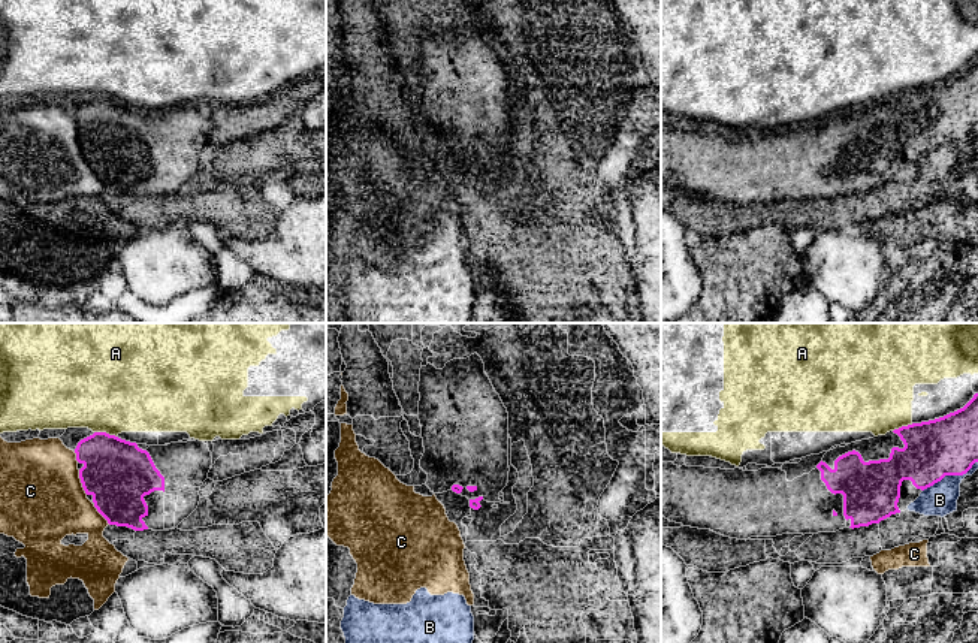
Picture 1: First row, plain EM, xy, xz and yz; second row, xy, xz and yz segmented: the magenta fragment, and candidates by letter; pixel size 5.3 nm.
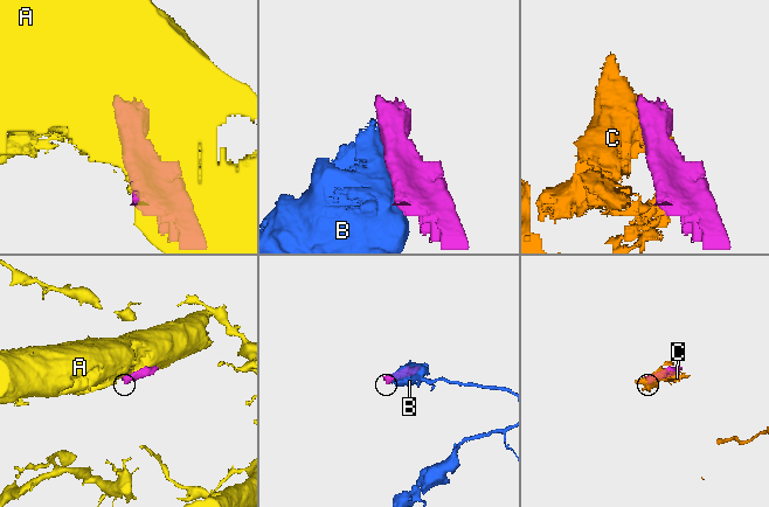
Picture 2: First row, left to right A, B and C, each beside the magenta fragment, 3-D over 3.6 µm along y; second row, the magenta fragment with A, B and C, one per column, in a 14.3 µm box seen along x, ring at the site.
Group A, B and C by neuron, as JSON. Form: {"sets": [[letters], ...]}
{"sets": [["A"], ["B", "C"]]}

